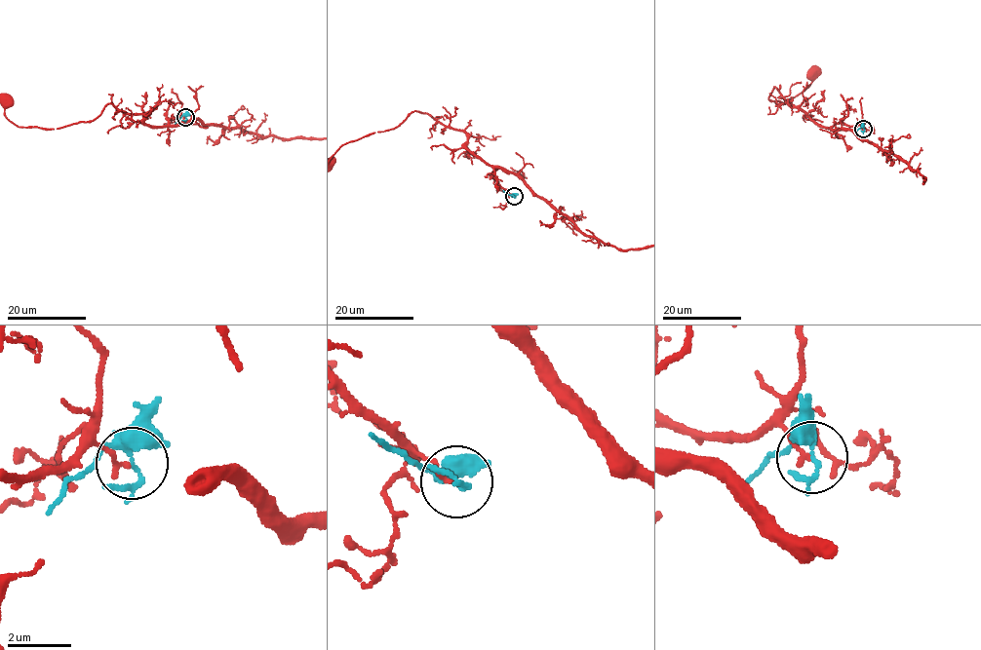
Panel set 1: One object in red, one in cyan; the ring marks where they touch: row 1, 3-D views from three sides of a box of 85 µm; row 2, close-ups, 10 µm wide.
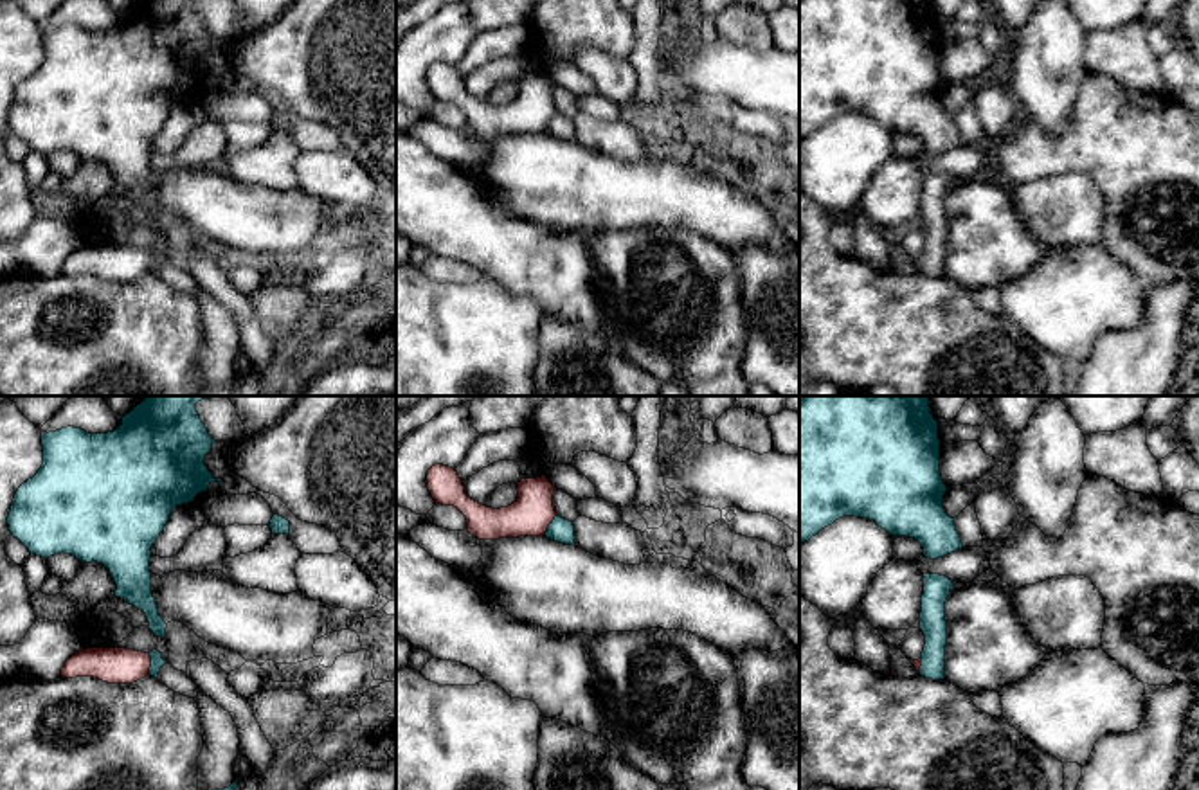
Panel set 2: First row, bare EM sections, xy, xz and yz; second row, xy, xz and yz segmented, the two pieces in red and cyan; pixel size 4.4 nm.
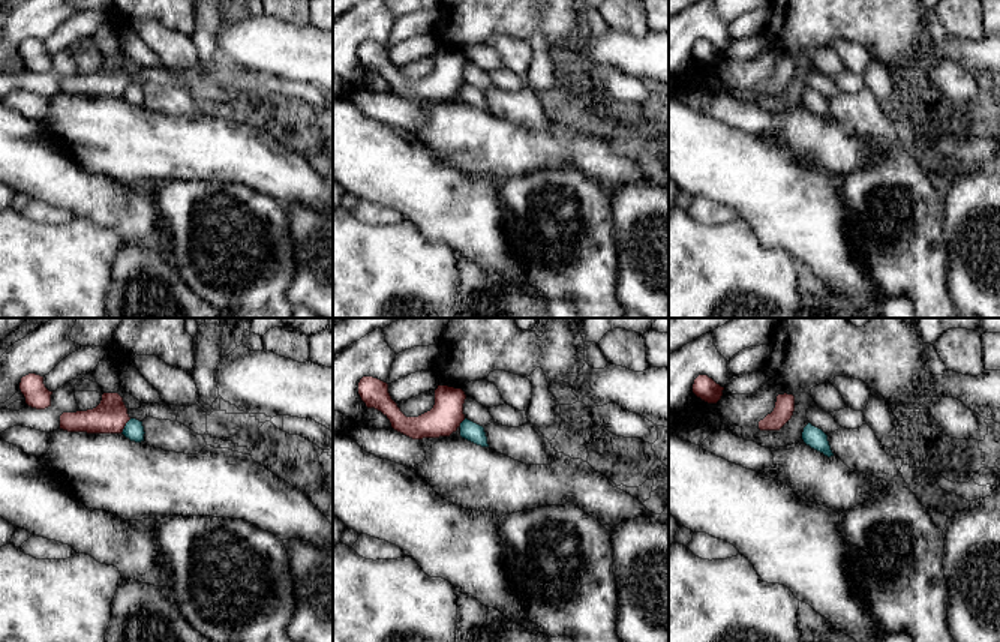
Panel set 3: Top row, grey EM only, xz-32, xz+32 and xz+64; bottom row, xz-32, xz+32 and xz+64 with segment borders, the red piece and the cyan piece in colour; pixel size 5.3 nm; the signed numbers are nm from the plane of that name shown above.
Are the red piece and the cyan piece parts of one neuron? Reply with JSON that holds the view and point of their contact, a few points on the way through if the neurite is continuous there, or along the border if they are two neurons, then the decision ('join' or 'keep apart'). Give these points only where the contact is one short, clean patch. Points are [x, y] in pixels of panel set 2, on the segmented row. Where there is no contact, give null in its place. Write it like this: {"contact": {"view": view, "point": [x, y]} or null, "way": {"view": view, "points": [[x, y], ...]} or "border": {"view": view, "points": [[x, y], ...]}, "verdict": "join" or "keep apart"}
{"contact": {"view": "xy", "point": [150, 664]}, "border": {"view": "xy", "points": [[148, 654], [150, 673]]}, "verdict": "keep apart"}

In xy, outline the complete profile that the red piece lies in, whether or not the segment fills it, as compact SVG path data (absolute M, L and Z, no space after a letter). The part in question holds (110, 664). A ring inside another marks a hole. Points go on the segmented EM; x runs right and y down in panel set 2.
M86 648L65 662L61 677L94 677L108 684L133 684L149 675L149 668L149 653L126 648Z

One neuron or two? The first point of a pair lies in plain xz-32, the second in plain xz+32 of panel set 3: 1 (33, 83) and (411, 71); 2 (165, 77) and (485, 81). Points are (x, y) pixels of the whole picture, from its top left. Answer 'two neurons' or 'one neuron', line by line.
1: two neurons
2: two neurons

